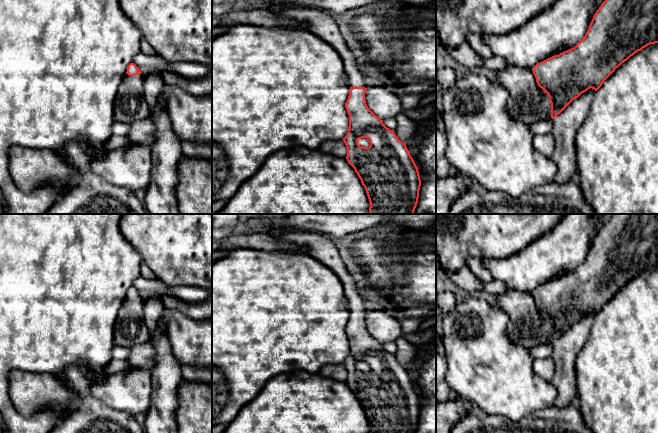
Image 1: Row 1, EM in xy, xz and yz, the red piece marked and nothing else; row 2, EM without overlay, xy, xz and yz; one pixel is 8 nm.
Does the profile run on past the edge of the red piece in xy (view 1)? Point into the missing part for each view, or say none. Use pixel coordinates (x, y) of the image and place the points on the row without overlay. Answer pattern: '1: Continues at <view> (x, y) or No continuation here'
1: No continuation here

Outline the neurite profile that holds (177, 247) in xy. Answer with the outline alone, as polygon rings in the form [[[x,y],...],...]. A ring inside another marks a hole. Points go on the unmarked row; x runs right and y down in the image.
[[[123,214],[119,228],[124,238],[136,249],[157,278],[170,287],[198,286],[212,290],[212,214]]]

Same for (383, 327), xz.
[[[379,310],[368,312],[365,324],[368,332],[381,344],[395,342],[403,335],[398,319]]]

